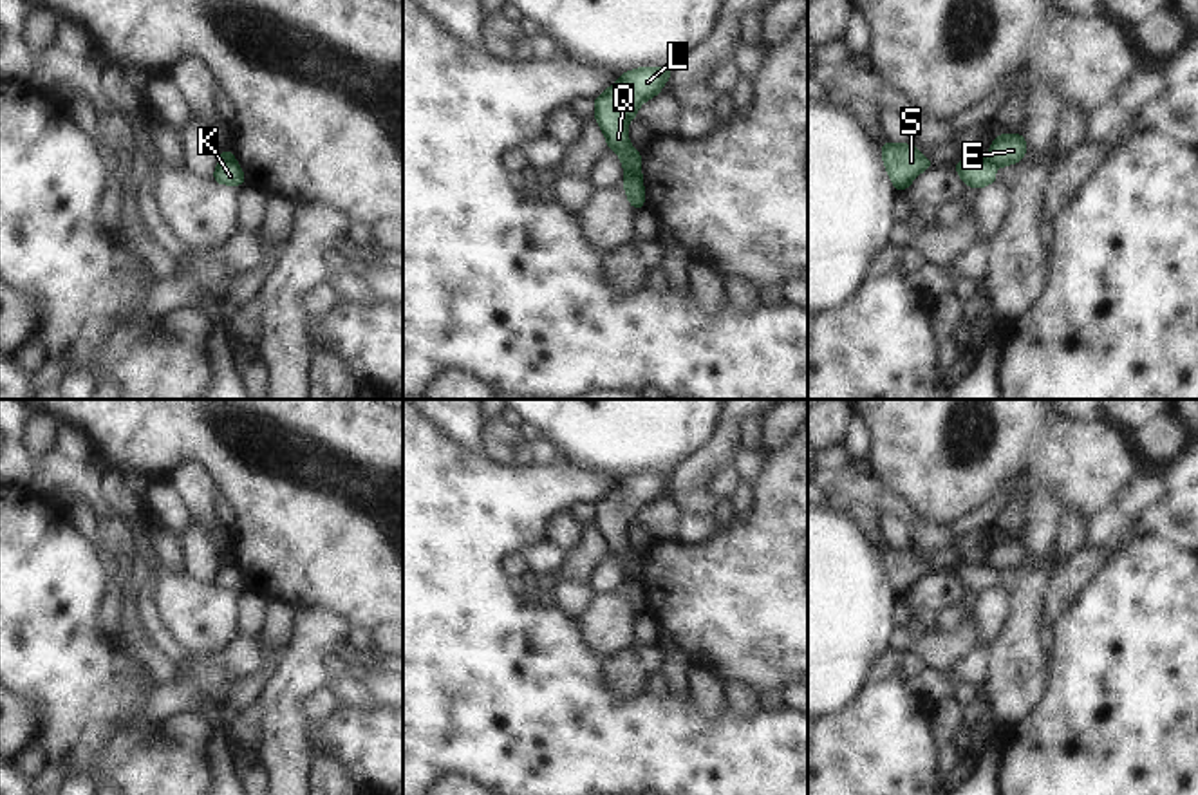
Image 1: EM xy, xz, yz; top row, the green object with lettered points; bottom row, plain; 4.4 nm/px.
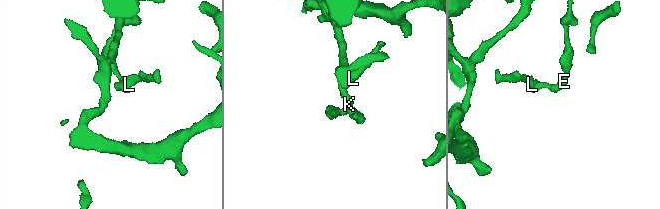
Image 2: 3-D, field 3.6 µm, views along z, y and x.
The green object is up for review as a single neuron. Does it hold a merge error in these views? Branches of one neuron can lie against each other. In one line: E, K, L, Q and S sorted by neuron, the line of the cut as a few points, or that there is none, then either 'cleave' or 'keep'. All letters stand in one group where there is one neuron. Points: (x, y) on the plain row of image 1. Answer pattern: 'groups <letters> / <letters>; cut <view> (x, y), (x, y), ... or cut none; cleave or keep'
groups E / K L Q S; cut xz (626, 580), (640, 584); cleave

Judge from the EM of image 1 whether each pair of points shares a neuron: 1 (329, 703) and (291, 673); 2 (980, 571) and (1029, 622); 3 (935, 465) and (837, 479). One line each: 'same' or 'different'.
1: different
2: same
3: different

